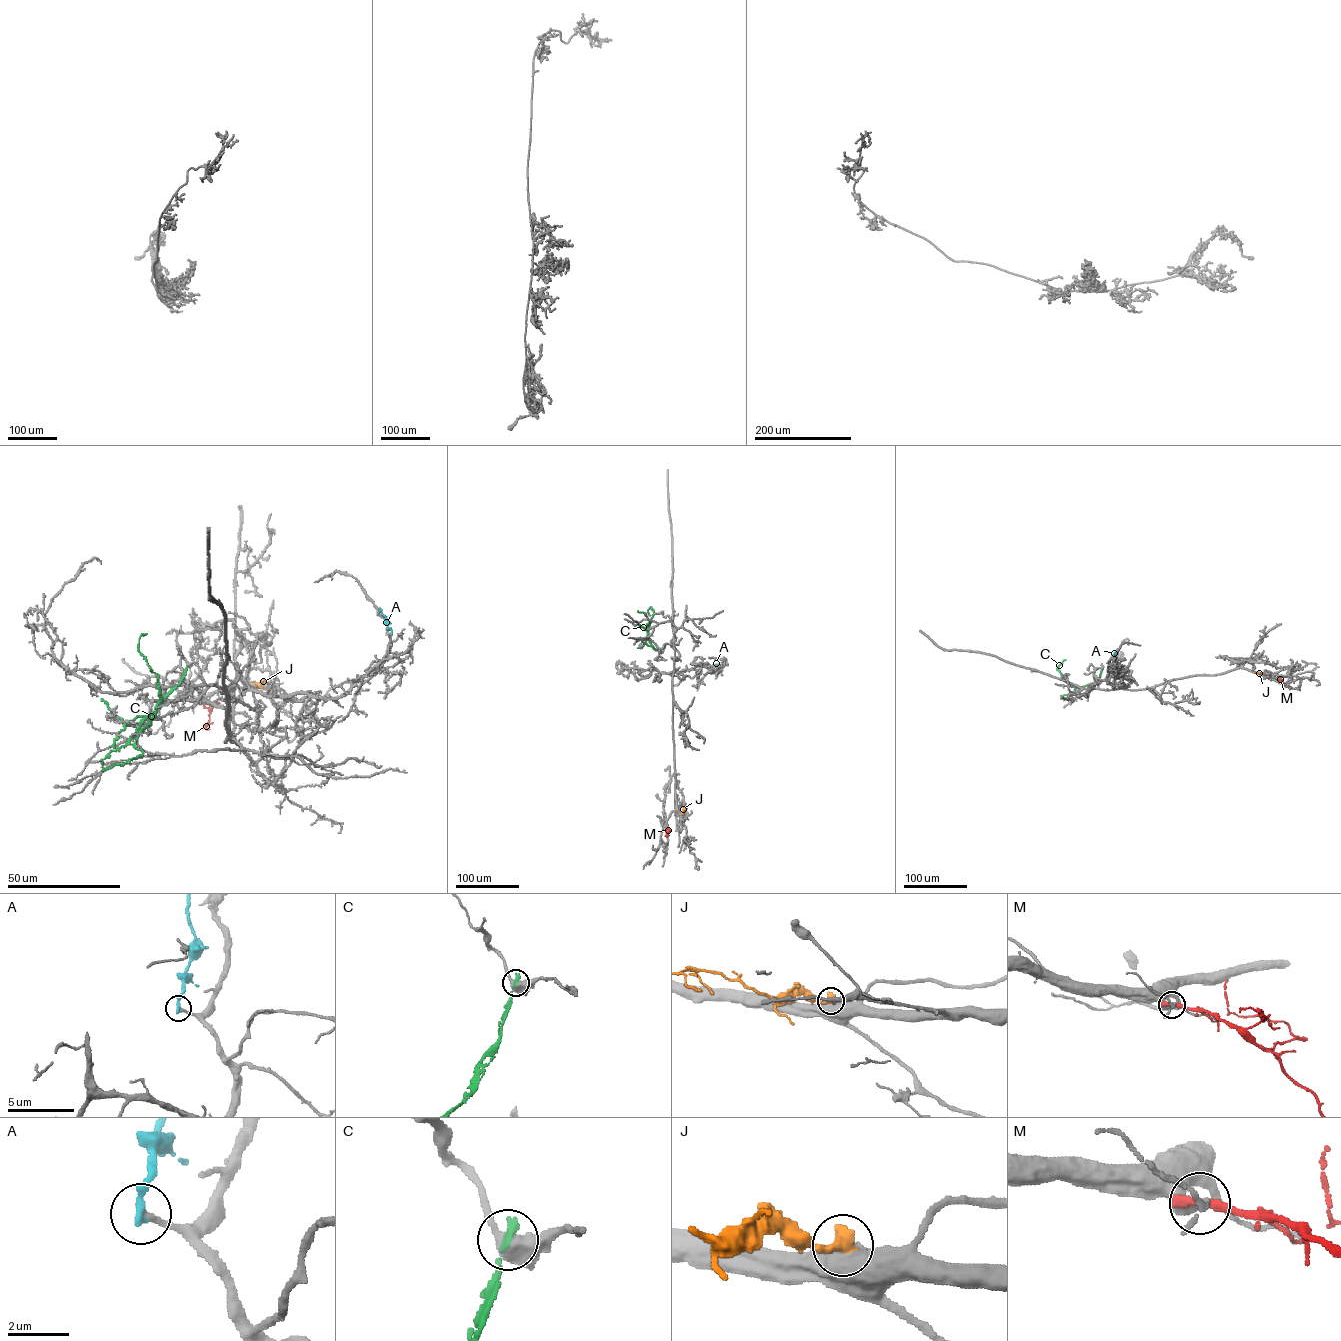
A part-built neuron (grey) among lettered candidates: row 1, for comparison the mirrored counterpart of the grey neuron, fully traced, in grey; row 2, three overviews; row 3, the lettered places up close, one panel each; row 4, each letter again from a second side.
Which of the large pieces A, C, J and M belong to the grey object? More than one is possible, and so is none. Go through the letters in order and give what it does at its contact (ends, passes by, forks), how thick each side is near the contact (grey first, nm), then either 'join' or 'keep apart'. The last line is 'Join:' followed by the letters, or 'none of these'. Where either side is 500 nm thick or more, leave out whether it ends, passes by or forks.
A: it ends there; 240 nm thick on the grey side, 280 nm on the other; keep apart
C: 500 nm thick on the grey side, 280 nm on the other; keep apart
J: 800 nm thick on the grey side, 550 nm on the other; keep apart
M: it ends there; 140 nm thick on the grey side, 360 nm on the other; keep apart
Join: none of these

